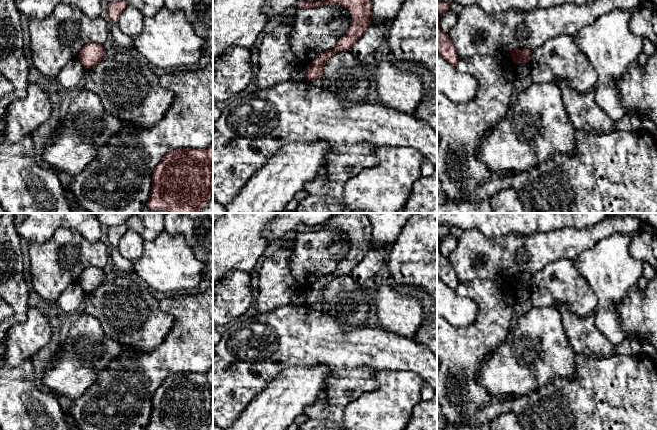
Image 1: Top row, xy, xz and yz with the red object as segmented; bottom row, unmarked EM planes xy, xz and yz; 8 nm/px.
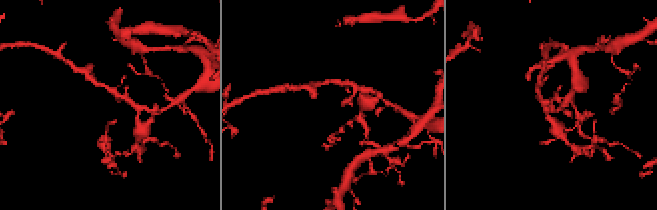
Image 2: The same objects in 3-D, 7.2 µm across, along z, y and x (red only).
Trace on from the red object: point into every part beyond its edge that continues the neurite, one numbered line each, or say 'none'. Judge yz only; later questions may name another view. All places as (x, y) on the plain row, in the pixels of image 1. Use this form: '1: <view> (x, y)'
none

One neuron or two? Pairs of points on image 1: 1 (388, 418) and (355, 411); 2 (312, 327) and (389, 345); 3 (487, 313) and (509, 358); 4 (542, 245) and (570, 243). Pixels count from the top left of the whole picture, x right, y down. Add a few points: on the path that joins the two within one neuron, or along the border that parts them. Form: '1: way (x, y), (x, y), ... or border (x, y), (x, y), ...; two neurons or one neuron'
1: way (380, 415), (363, 415); one neuron
2: way (331, 344), (370, 345); one neuron
3: border (511, 325), (506, 338), (484, 358); two neurons
4: way (549, 245), (563, 243); one neuron

